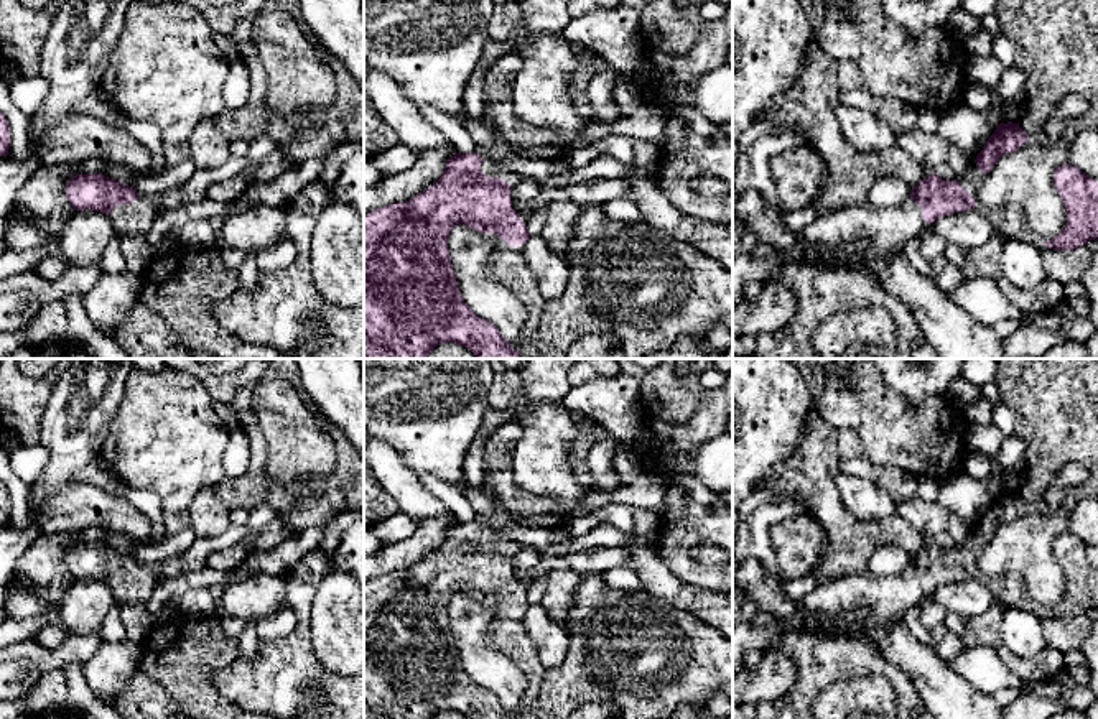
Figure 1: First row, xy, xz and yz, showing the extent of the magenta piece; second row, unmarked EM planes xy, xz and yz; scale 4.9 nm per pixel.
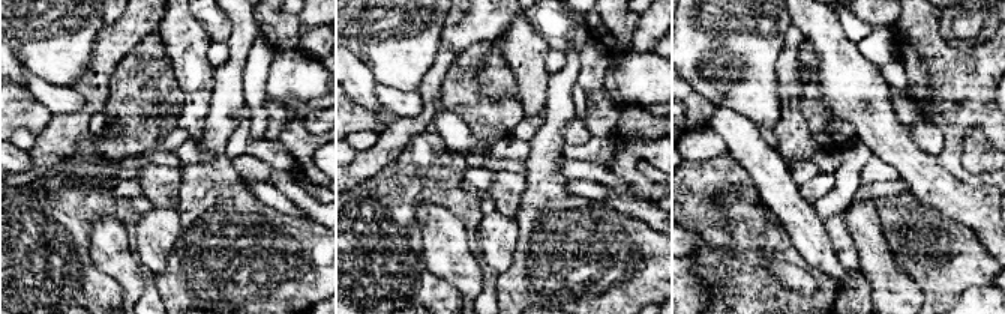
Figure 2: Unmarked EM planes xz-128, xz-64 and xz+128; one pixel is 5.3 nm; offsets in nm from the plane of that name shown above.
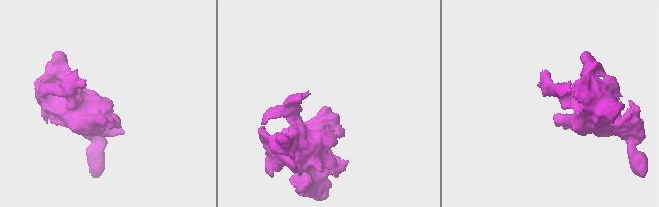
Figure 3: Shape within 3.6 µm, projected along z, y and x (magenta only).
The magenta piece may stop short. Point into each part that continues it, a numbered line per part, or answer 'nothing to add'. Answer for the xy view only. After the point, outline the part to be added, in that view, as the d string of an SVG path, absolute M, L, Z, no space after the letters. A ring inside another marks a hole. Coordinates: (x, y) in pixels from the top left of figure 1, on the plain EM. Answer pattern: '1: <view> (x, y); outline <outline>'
1: xy (139, 586); outline M140 568L132 573L122 573L110 579L109 587L117 604L147 605L160 586L160 579Z

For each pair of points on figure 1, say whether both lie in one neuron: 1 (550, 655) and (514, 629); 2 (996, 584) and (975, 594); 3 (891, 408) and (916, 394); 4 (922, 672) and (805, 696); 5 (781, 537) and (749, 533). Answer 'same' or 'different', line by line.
1: different
2: different
3: different
4: different
5: different

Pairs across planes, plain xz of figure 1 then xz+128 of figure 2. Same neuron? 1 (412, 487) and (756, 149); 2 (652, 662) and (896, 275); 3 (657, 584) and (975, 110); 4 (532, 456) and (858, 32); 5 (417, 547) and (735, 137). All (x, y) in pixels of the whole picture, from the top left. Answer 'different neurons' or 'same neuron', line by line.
1: same neuron
2: different neurons
3: different neurons
4: different neurons
5: different neurons

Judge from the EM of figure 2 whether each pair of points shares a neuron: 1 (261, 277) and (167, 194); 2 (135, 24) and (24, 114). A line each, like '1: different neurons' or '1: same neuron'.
1: different neurons
2: different neurons

